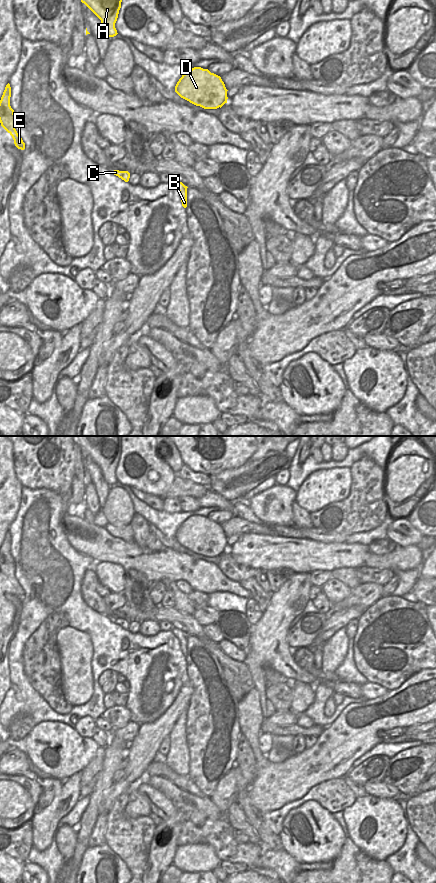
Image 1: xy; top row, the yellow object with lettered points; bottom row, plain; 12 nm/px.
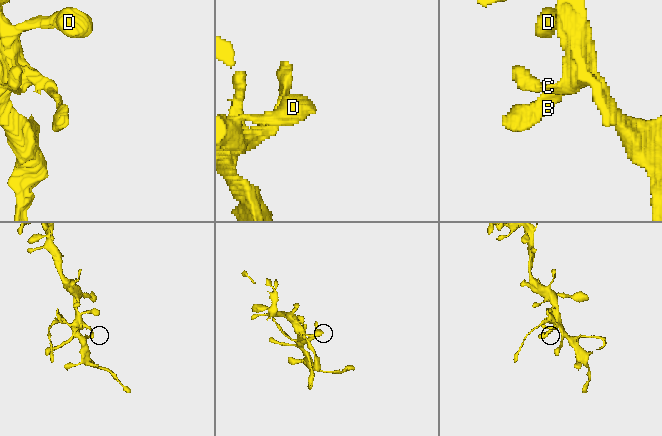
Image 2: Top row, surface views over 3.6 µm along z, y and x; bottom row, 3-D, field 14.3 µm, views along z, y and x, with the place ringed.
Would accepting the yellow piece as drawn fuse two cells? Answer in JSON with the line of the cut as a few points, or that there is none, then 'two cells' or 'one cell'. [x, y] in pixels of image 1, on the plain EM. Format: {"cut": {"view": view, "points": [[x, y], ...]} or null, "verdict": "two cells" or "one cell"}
{"cut": null, "verdict": "one cell"}

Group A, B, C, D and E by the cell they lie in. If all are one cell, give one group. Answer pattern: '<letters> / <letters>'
A B C D E

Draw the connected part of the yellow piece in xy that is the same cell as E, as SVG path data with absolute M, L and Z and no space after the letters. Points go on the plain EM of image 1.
M8 531L0 548L0 571L1 574L12 584L18 597L24 598L25 591L15 577L15 562L10 554L11 535Z

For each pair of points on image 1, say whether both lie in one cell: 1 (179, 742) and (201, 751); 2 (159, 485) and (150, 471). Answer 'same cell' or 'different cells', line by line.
1: different cells
2: same cell

